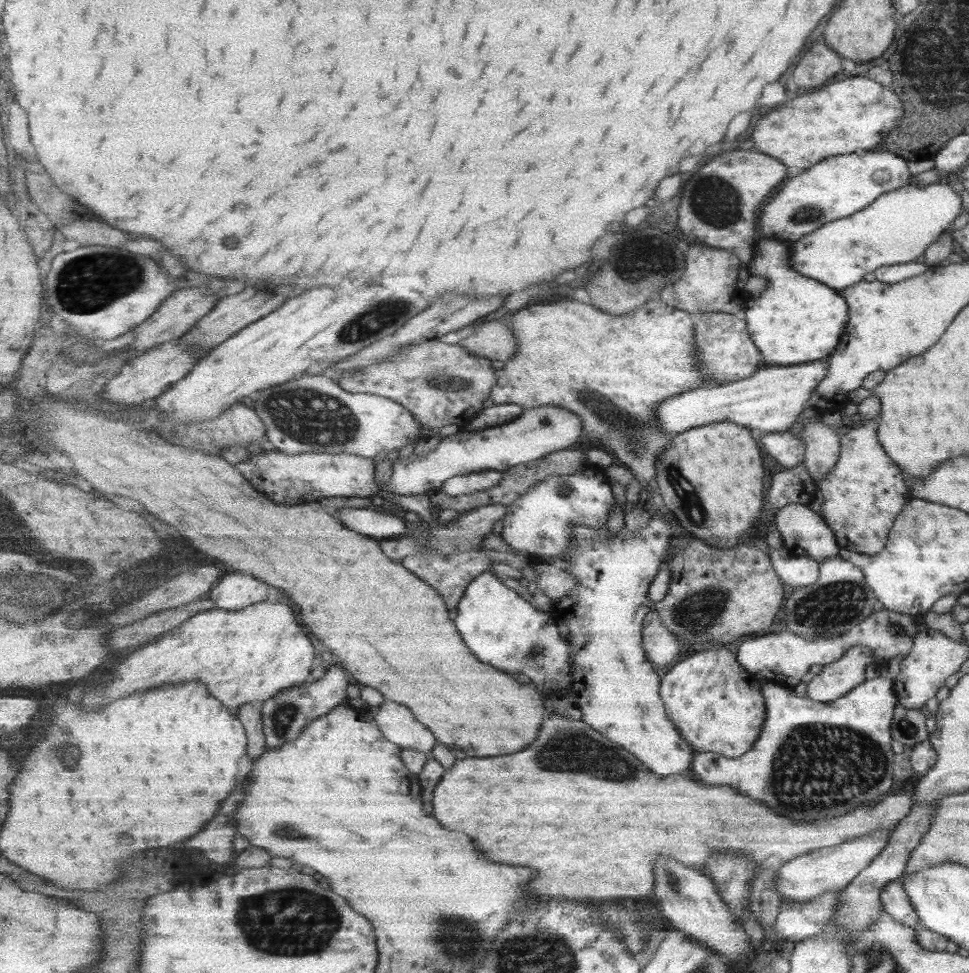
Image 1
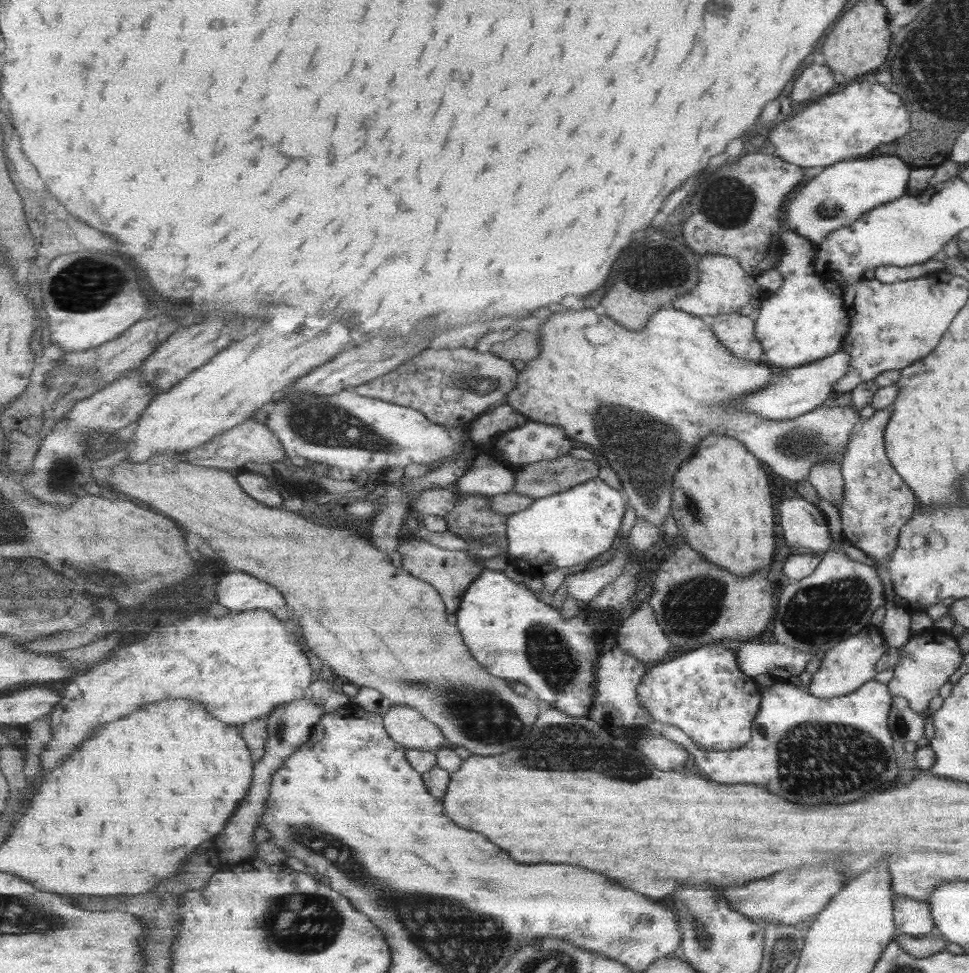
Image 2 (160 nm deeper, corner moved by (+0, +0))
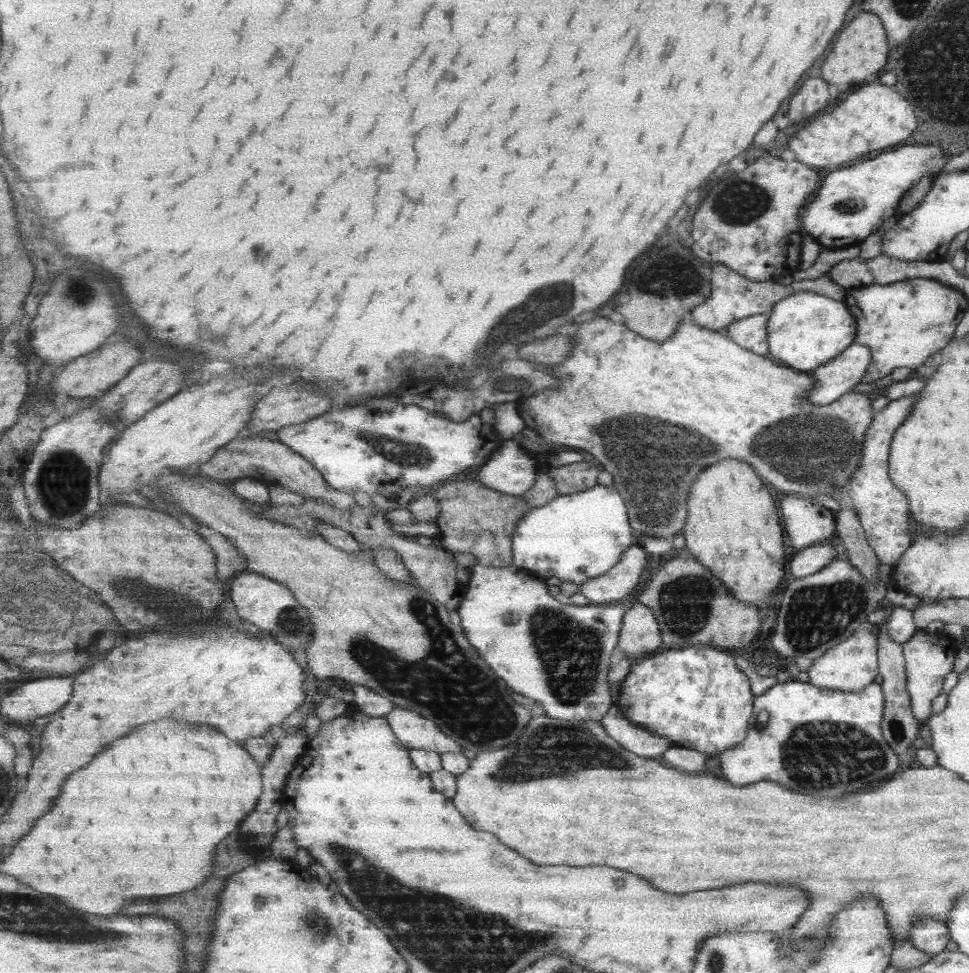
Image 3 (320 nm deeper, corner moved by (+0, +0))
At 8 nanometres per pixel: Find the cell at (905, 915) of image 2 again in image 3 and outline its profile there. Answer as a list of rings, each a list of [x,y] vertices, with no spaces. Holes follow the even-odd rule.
[[[929,916],[919,917],[915,921],[912,924],[908,941],[917,950],[931,957],[939,954],[950,939],[945,923],[931,919]]]

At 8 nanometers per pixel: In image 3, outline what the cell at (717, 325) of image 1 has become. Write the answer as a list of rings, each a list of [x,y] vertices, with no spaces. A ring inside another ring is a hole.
[[[752,315],[747,319],[735,320],[729,325],[727,334],[741,348],[759,356],[771,356],[768,351],[767,323],[767,315]]]

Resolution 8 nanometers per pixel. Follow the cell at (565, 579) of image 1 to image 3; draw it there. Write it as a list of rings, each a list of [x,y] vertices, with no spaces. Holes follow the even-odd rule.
[[[631,545],[608,574],[596,576],[579,588],[593,604],[611,604],[629,596],[641,582],[647,568],[648,552],[640,545]]]

